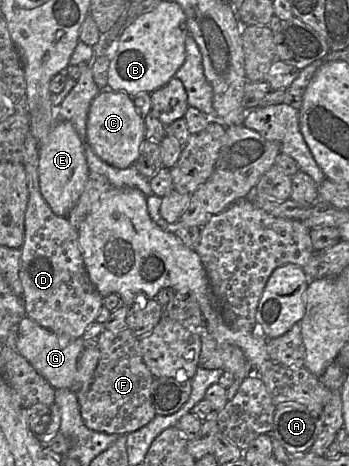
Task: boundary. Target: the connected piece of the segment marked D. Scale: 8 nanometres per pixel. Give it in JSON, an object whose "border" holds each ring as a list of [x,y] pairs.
{"border":[[[31,132],[25,139],[23,164],[27,175],[28,202],[20,248],[19,278],[26,316],[58,336],[82,338],[103,306],[103,297],[87,275],[78,243],[78,228],[67,217],[57,216],[41,194],[39,145]]]}

